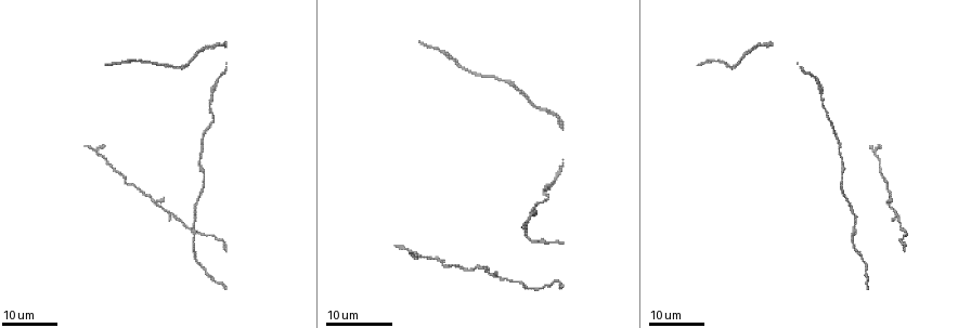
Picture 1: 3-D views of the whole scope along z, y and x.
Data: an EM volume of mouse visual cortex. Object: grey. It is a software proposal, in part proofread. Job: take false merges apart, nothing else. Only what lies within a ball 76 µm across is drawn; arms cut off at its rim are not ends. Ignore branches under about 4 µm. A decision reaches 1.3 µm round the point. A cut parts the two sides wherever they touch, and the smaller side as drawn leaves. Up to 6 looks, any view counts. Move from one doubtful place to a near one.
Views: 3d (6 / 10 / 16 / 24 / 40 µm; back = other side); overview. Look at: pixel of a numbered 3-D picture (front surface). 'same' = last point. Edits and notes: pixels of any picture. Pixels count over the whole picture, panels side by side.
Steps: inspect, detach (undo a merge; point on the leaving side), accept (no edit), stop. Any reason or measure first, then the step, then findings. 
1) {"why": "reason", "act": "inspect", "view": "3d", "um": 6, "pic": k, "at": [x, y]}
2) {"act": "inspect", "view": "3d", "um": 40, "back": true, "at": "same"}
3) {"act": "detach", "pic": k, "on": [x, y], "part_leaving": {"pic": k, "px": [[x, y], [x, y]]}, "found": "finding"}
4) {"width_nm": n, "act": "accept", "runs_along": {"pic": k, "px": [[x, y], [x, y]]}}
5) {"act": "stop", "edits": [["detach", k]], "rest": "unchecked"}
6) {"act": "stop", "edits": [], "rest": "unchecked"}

{"why": "sudden change in width", "act": "inspect", "view": "3d", "um": 24, "pic": 1, "at": [854, 238]}

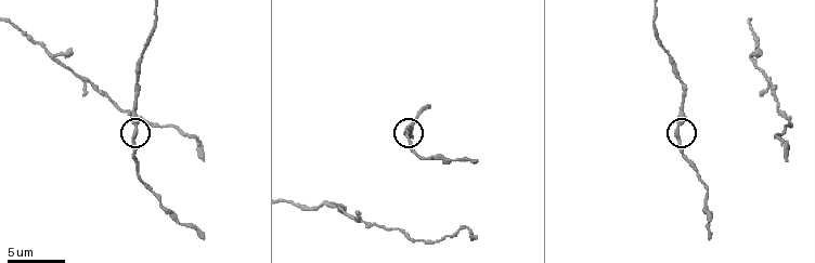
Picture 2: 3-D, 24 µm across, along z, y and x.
{"act": "inspect", "view": "3d", "um": 10, "pic": 2, "at": [675, 134]}

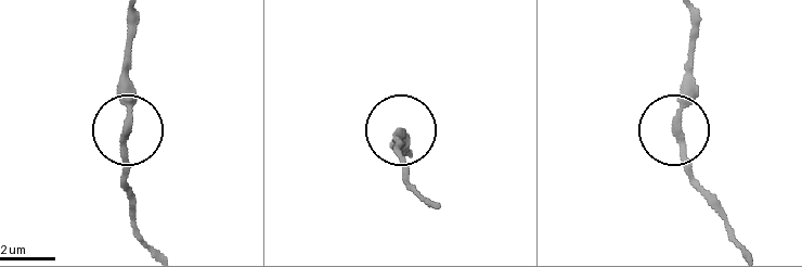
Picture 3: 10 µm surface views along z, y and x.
{"act": "accept", "runs_along": {"pic": 3, "px": [[129, 17], [123, 190]]}, "found": "one neuron here"}

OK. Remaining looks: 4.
{"why": "side arm on a straight run", "act": "inspect", "view": "3d", "um": 10, "pic": 2, "at": [87, 78]}

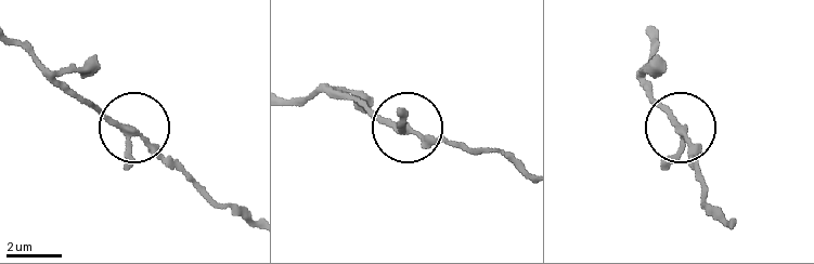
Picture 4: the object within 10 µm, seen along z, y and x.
{"arms": 3, "act": "accept", "found": "one neuron here"}

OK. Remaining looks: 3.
{"act": "inspect", "view": "3d", "um": 10, "pic": 2, "at": [44, 49]}

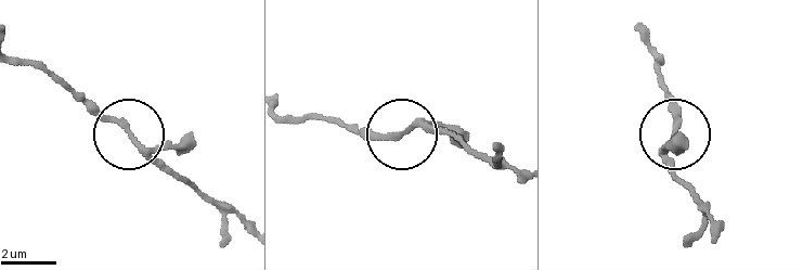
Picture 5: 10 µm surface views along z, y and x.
{"act": "inspect", "view": "3d", "um": 10, "back": true, "pic": 5, "at": [403, 129]}

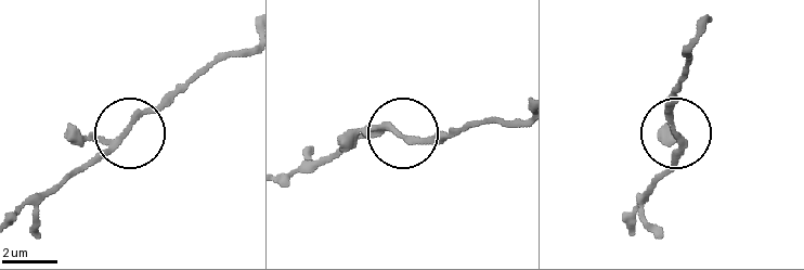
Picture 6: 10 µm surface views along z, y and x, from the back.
{"act": "accept", "found": "one neuron here"}

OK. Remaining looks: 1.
{"act": "stop", "edits": [], "rest": "unchecked"}

